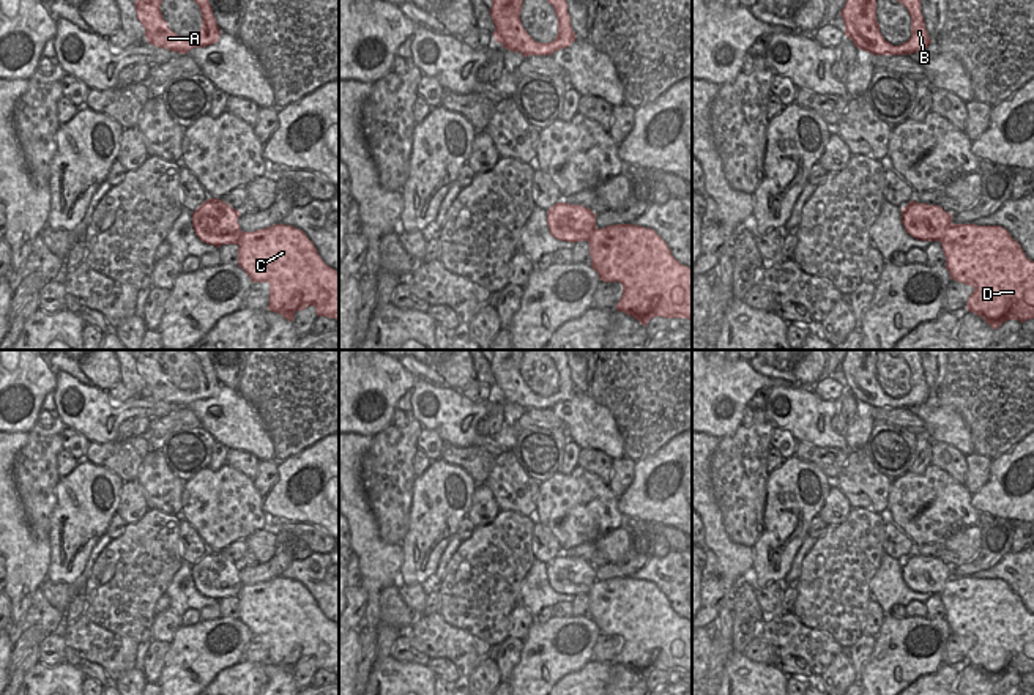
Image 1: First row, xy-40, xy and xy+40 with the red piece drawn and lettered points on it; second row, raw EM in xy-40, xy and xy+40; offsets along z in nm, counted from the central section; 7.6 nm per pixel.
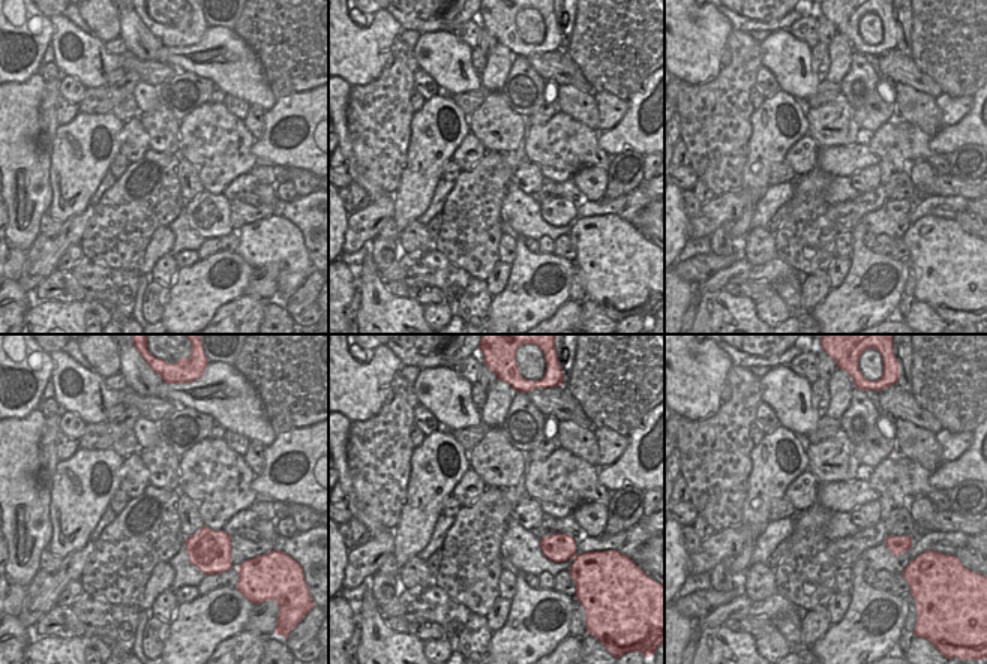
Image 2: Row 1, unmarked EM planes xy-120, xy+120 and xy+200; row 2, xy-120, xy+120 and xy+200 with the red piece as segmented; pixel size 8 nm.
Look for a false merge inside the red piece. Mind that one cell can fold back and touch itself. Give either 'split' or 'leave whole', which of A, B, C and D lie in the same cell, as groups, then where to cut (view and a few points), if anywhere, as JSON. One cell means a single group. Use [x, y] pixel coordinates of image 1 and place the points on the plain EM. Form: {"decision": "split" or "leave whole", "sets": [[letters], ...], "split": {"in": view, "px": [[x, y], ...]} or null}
{"decision": "split", "sets": [["A", "B"], ["C", "D"]], "split": {"in": "xy+40", "px": [[951, 576], [940, 594]]}}

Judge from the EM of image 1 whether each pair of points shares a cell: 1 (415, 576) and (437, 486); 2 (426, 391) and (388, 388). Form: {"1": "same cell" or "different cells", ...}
{"1": "same cell", "2": "different cells"}

